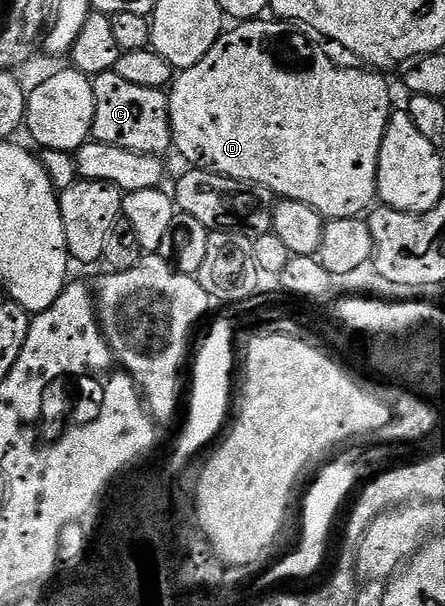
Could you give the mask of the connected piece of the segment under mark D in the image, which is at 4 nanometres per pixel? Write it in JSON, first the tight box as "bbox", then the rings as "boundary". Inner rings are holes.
{"bbox":[167,20,393,221],"boundary":[[[267,20],[244,21],[231,27],[235,29],[228,28],[219,36],[217,43],[213,43],[213,47],[209,47],[207,54],[197,63],[193,63],[193,67],[174,74],[167,93],[171,143],[174,152],[179,152],[188,161],[186,163],[188,166],[196,169],[208,169],[210,173],[220,177],[229,177],[232,181],[257,185],[272,194],[280,193],[278,195],[280,198],[300,201],[313,207],[324,219],[336,221],[366,214],[372,208],[377,197],[375,184],[377,183],[379,152],[387,130],[387,121],[393,112],[391,89],[387,86],[386,79],[383,78],[386,76],[382,72],[372,71],[367,67],[352,67],[347,73],[335,73],[335,69],[315,69],[315,73],[307,73],[307,77],[287,77],[287,73],[279,73],[279,69],[275,69],[275,65],[271,65],[271,57],[267,57],[267,49],[263,49],[263,37],[271,37],[271,33],[279,33],[279,20]]]}

